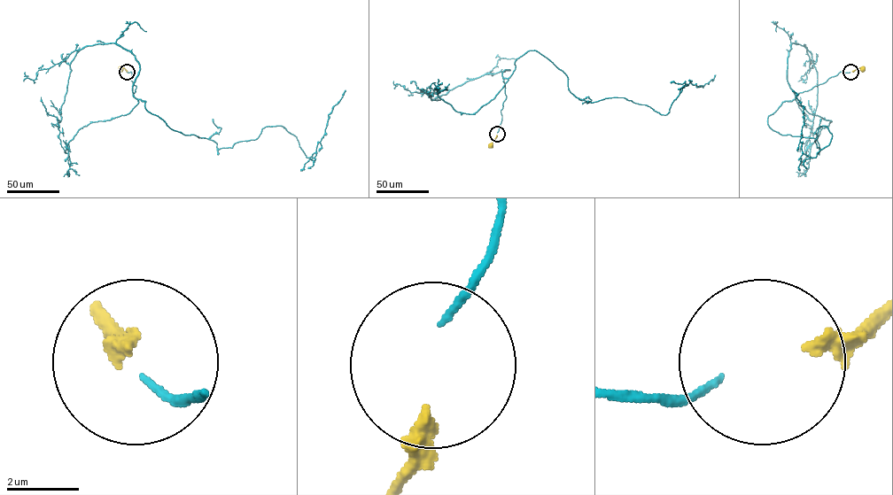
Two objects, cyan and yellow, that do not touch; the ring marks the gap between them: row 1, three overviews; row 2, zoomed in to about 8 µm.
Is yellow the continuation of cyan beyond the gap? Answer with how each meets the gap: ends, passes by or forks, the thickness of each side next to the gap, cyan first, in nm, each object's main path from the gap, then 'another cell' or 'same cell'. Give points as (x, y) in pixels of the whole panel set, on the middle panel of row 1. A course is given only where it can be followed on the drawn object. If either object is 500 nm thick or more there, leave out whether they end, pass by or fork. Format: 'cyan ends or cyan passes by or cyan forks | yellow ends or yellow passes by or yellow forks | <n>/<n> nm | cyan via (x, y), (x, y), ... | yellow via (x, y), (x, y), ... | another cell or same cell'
cyan ends | yellow ends | 190/340 nm | cyan via (497, 133), (503, 78), (529, 50), (586, 102), (625, 97), (661, 114), (685, 85), (715, 74) | yellow via (497, 135), (491, 145) | another cell

